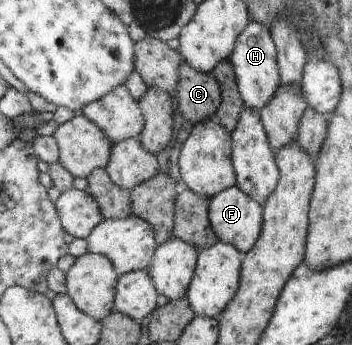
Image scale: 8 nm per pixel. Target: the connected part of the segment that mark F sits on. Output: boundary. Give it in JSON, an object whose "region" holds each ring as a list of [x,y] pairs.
{"region":[[[237,184],[212,196],[208,213],[211,228],[213,228],[213,232],[215,232],[219,241],[233,244],[242,255],[255,246],[263,224],[262,205],[255,202],[251,196],[247,196],[242,190],[239,190]]]}

